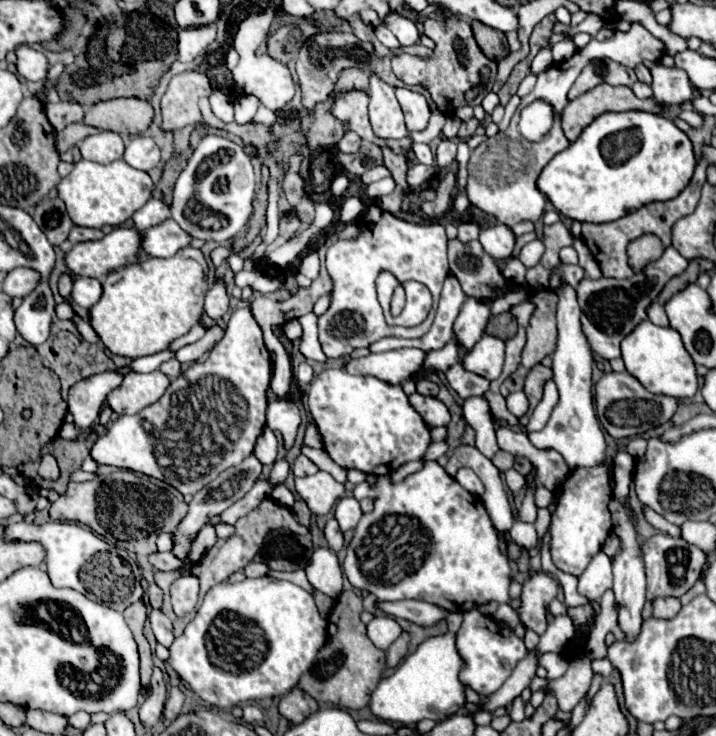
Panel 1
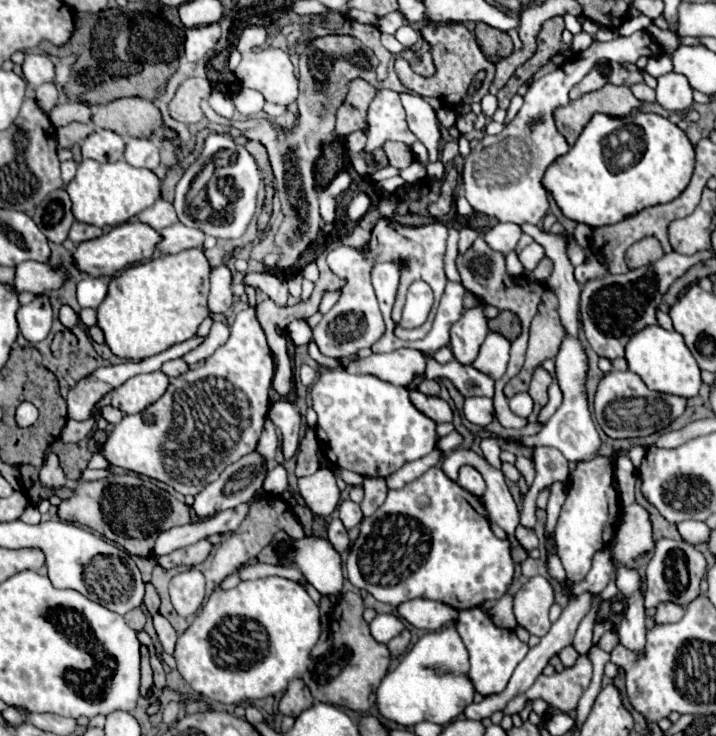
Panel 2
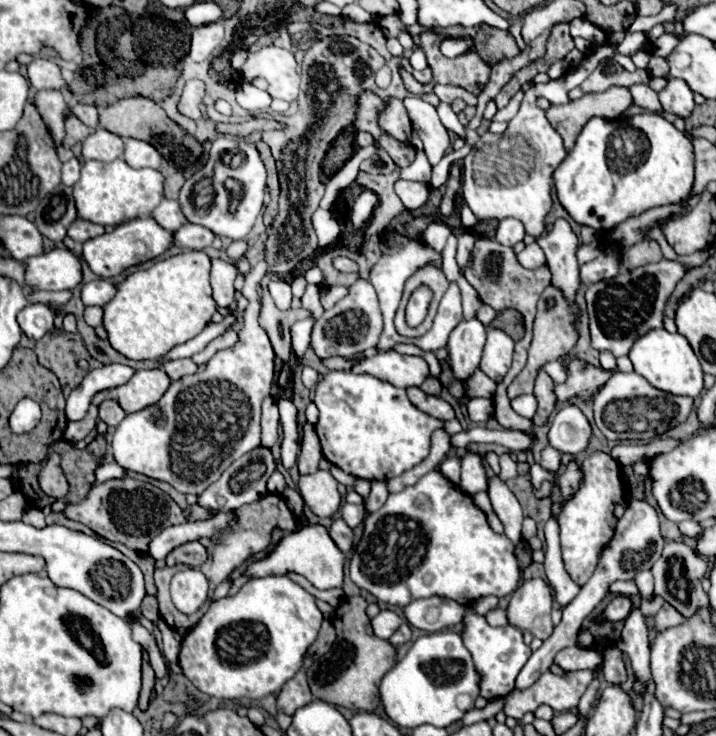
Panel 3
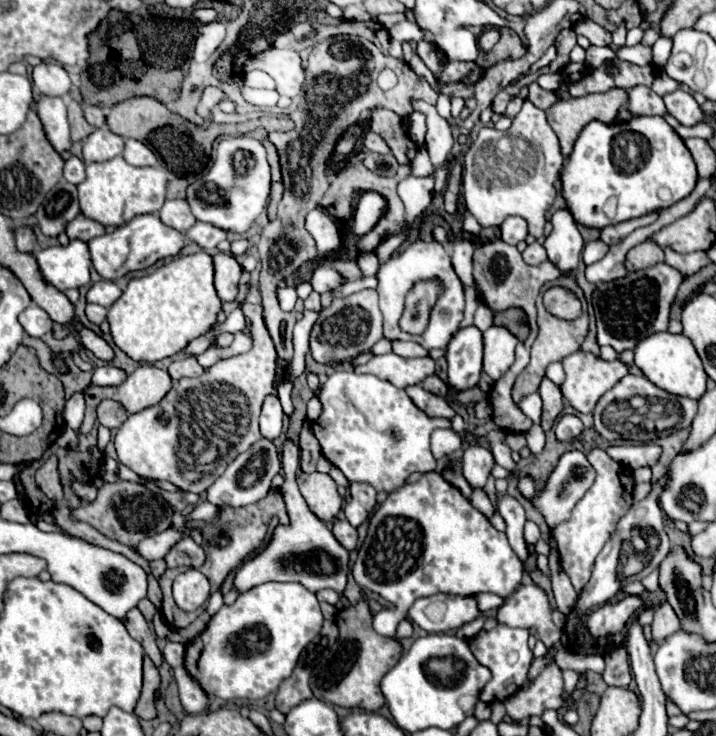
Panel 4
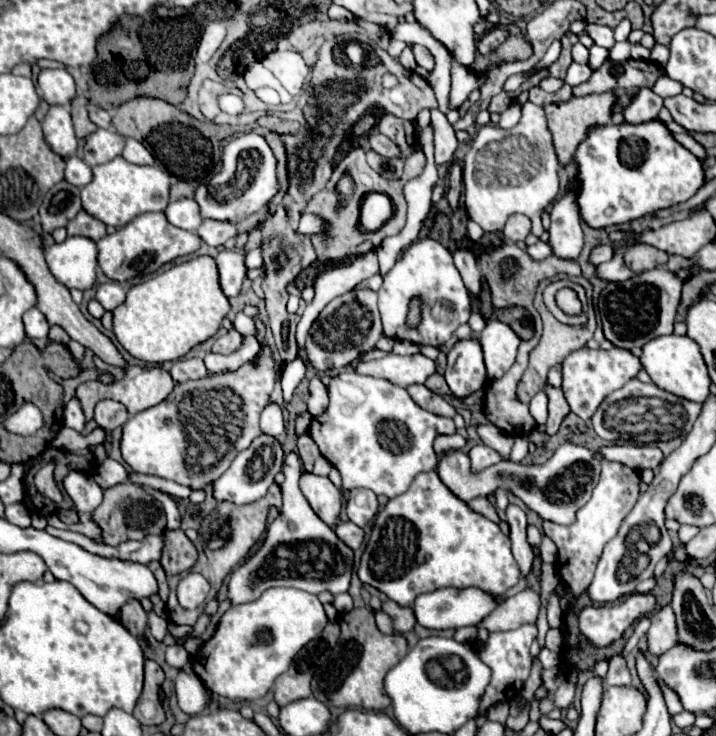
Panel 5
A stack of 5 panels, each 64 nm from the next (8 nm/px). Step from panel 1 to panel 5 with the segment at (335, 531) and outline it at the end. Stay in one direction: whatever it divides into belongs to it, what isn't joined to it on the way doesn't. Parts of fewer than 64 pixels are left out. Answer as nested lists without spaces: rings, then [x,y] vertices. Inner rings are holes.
[[[338,522],[338,526],[336,526],[334,532],[338,534],[338,538],[340,538],[344,544],[348,544],[348,546],[354,548],[354,550],[358,550],[360,544],[364,542],[364,530],[362,530],[360,526],[352,524],[352,522]]]

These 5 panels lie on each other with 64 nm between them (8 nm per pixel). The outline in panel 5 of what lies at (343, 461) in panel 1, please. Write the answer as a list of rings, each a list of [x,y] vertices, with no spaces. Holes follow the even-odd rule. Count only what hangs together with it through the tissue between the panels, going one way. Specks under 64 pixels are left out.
[[[342,372],[330,380],[328,390],[330,406],[322,416],[312,418],[308,434],[316,442],[320,454],[338,468],[344,492],[366,488],[388,498],[404,494],[418,472],[436,468],[436,436],[450,436],[456,432],[452,418],[436,416],[420,408],[404,388],[388,380]]]

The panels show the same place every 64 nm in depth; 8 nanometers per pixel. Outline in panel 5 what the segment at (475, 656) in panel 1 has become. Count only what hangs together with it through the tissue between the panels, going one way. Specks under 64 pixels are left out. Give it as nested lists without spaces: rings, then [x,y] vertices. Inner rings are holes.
[[[522,624],[520,628],[516,630],[510,630],[510,632],[492,632],[488,642],[486,642],[486,648],[482,652],[478,652],[480,660],[484,664],[490,666],[492,670],[492,680],[486,688],[486,694],[480,702],[480,716],[486,714],[486,710],[492,706],[492,704],[498,704],[498,702],[508,702],[510,698],[514,698],[524,682],[528,680],[530,676],[530,670],[532,670],[532,656],[530,656],[530,646],[532,642],[536,640],[538,636],[538,628],[536,624]]]

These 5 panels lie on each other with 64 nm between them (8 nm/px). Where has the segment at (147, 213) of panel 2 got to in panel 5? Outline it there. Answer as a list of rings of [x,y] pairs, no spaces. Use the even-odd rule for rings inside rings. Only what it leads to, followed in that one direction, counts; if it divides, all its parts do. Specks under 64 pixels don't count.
[[[178,200],[178,202],[170,202],[168,208],[164,210],[168,222],[172,222],[178,228],[184,230],[196,230],[200,228],[200,224],[204,222],[204,218],[200,216],[200,208],[196,208],[194,200]]]

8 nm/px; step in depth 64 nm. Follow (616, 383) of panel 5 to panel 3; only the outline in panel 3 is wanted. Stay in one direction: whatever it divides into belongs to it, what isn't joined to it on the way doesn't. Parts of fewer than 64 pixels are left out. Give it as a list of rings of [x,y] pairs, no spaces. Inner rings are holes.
[[[572,358],[566,364],[568,368],[568,380],[564,384],[556,386],[556,398],[558,404],[564,404],[566,400],[578,398],[580,402],[588,402],[604,388],[608,382],[608,376],[612,376],[616,370],[604,370],[602,366],[594,366],[584,362],[582,358]]]

